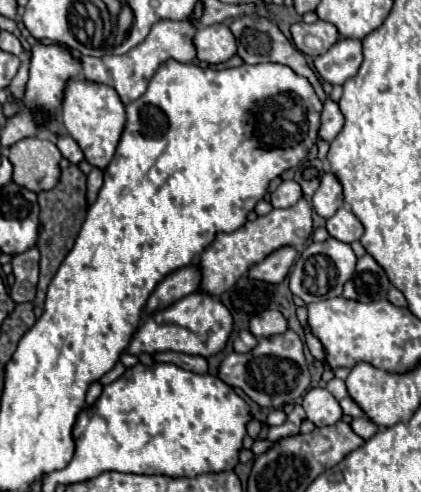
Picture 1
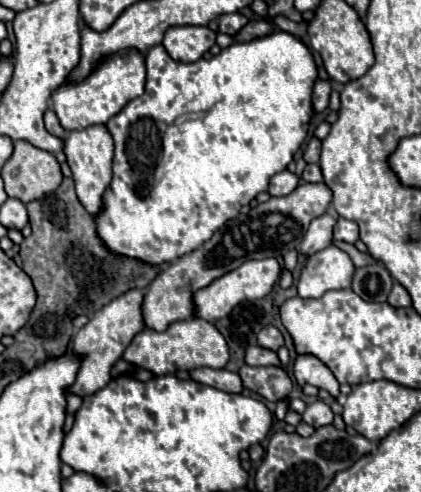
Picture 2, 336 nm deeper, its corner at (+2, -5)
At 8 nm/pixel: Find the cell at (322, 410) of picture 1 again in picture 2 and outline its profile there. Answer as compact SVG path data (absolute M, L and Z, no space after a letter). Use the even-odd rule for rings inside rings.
M316 400L316 402L312 402L312 404L308 404L308 406L306 406L306 410L304 410L302 418L304 418L304 422L308 422L310 426L320 428L320 426L332 424L334 414L332 414L330 406L326 406L322 400Z

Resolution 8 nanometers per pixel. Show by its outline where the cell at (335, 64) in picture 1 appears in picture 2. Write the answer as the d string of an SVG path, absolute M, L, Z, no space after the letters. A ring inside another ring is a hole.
M316 80L316 84L314 84L314 96L312 96L312 108L314 108L314 112L324 112L328 108L328 98L330 98L330 82Z

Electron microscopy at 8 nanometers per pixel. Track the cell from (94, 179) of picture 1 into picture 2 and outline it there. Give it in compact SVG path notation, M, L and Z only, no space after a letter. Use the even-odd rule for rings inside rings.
M18 140L18 142L14 142L14 154L2 168L2 180L4 180L6 194L10 198L18 198L20 202L28 204L32 200L42 198L44 194L54 192L54 188L62 182L62 172L60 172L60 164L56 162L54 154L50 154L46 150L38 150L36 146L30 146L26 140Z

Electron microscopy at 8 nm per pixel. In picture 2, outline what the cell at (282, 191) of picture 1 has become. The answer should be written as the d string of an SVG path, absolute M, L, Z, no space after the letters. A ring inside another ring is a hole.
M282 170L282 172L278 172L278 174L274 174L272 178L270 178L270 186L268 186L268 194L270 196L286 196L286 194L290 194L296 186L298 186L298 176L296 174L292 174L292 172L288 172L288 170Z

